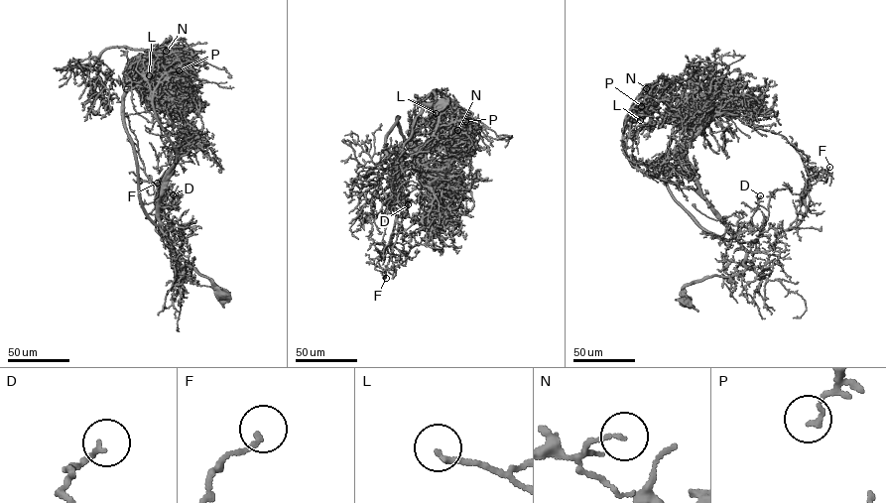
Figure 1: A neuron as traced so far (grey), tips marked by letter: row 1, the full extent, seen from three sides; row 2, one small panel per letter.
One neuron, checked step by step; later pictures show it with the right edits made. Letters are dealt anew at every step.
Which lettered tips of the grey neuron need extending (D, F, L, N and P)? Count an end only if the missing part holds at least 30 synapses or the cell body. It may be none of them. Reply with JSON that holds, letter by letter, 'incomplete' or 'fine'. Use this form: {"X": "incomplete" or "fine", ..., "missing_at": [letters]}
{"D": "fine", "F": "fine", "L": "incomplete", "N": "fine", "P": "fine", "missing_at": ["L"]}

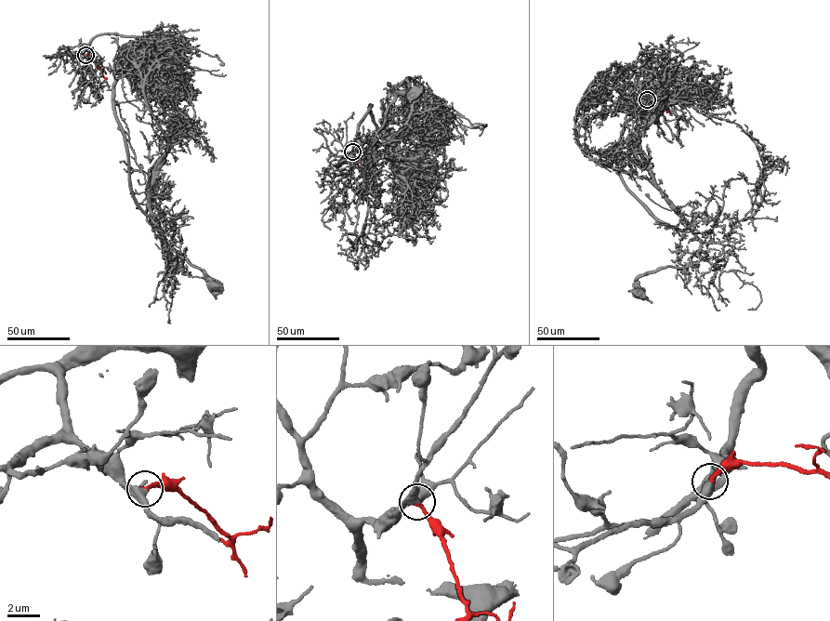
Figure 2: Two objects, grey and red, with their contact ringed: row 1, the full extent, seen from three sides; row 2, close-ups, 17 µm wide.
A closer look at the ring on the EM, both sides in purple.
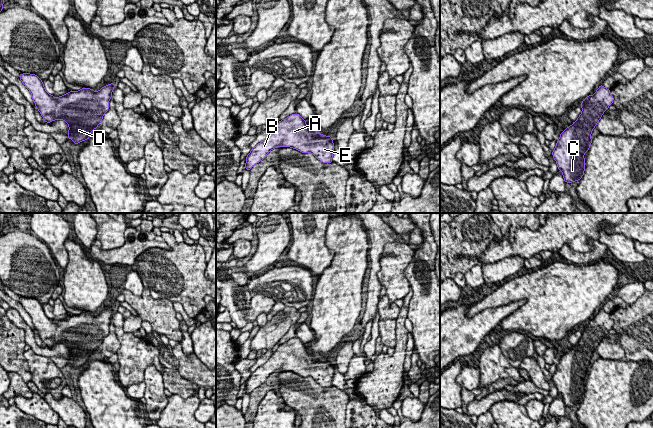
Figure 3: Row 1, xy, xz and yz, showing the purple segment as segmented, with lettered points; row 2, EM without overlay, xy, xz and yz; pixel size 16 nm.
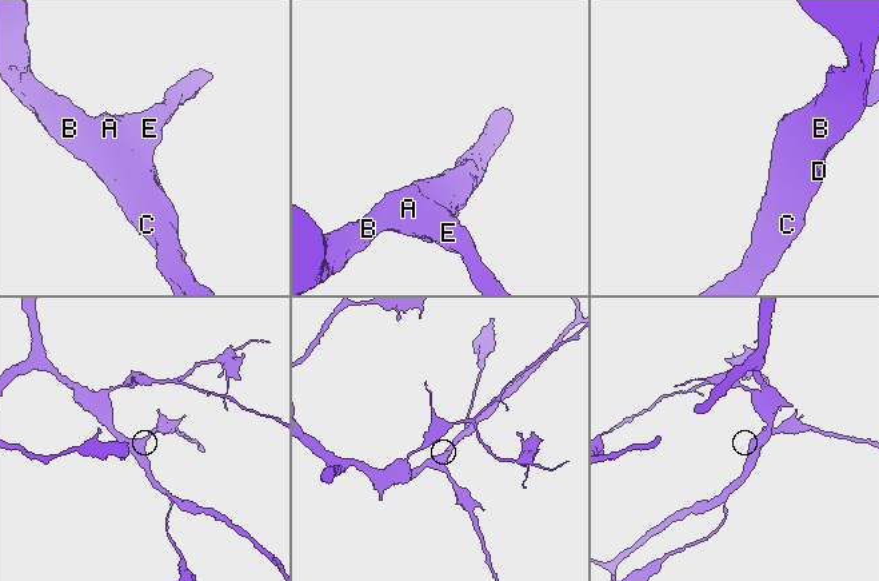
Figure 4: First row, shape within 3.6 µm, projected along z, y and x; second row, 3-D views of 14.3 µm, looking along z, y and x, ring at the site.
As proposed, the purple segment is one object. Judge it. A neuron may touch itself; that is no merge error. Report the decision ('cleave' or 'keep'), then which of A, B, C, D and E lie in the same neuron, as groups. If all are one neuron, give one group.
keep; groups A B C D E

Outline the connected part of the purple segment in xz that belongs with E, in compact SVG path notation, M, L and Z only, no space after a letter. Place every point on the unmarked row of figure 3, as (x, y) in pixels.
M297 337L280 344L266 363L251 373L245 382L245 393L250 394L276 371L291 371L302 377L312 377L322 387L332 387L334 367L332 361L311 353Z

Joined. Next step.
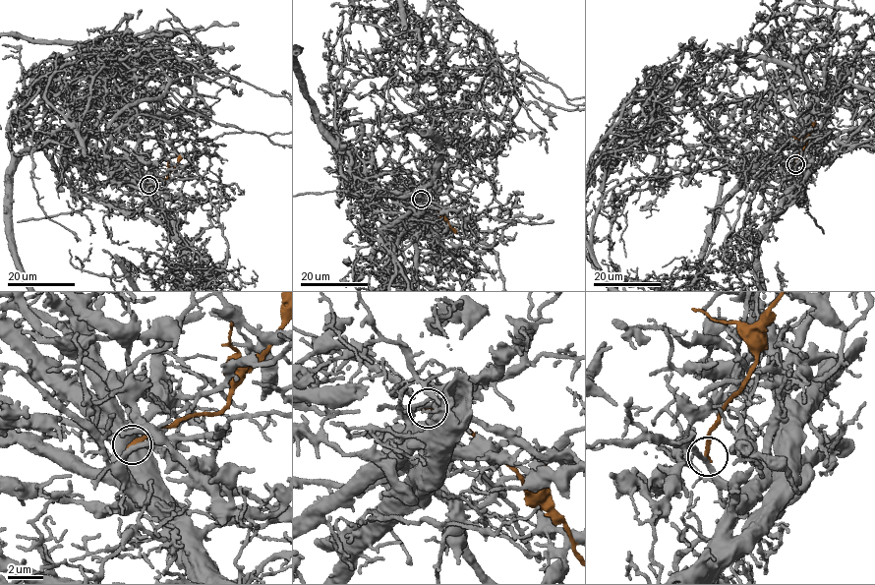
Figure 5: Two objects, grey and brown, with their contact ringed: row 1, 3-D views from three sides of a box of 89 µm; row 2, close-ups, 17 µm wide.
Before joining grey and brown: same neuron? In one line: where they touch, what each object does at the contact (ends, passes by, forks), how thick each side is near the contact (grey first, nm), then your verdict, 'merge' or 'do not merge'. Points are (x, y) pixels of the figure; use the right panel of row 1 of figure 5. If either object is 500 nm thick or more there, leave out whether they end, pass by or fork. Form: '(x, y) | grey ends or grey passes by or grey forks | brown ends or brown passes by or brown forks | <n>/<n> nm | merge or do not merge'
(795, 164) | grey passes by | brown ends | 240/240 nm | do not merge

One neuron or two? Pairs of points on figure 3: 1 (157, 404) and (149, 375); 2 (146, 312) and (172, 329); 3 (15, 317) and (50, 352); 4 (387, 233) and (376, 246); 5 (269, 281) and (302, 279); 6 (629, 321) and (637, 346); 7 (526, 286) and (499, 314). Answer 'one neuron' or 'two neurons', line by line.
1: one neuron
2: one neuron
3: one neuron
4: one neuron
5: one neuron
6: one neuron
7: two neurons

